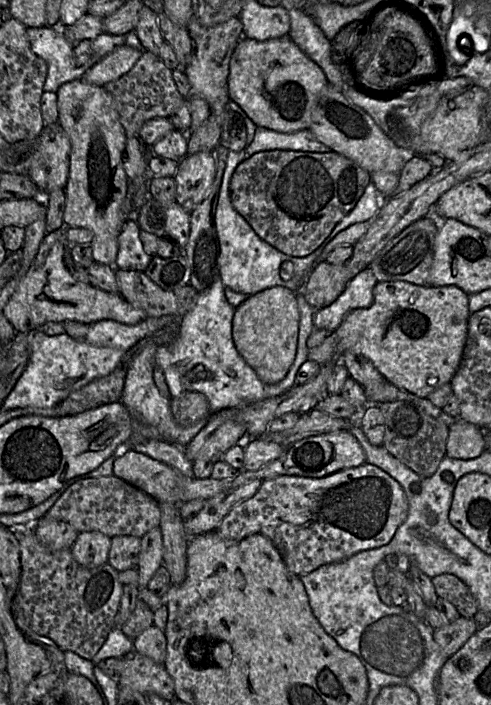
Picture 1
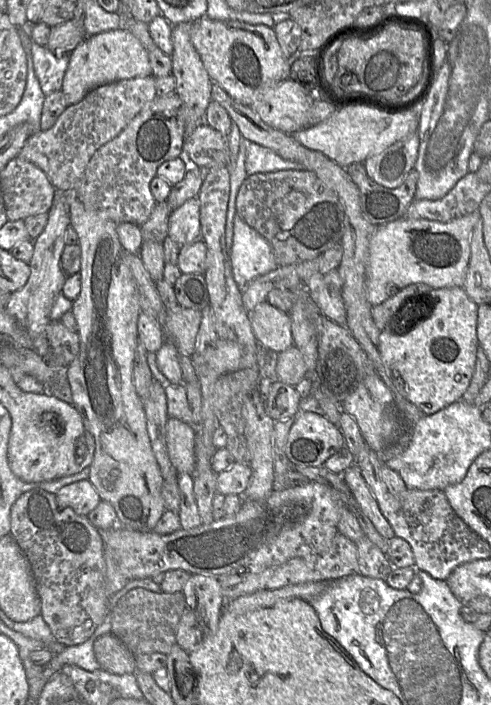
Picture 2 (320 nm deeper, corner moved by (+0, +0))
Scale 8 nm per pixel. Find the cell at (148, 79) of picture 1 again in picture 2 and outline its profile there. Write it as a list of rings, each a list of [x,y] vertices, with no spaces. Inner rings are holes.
[[[153,75],[97,86],[88,92],[78,103],[68,105],[50,129],[33,133],[26,140],[23,148],[18,154],[18,158],[31,162],[42,169],[56,190],[60,192],[74,190],[76,184],[82,178],[93,154],[101,146],[115,138],[139,113],[143,106],[156,96],[155,77]]]

